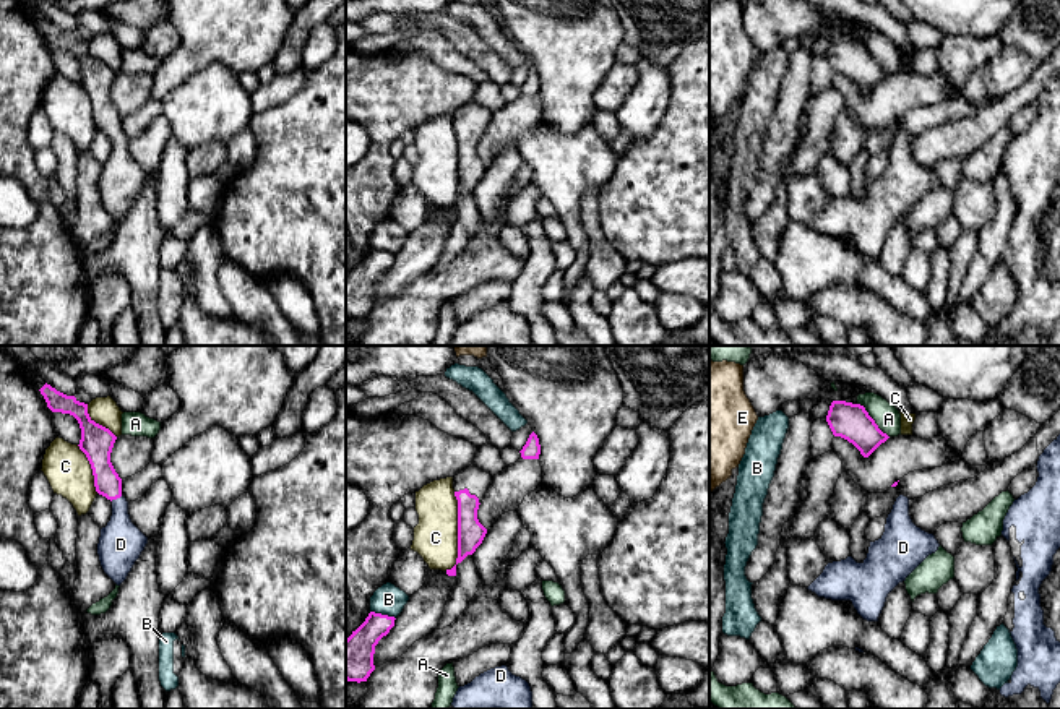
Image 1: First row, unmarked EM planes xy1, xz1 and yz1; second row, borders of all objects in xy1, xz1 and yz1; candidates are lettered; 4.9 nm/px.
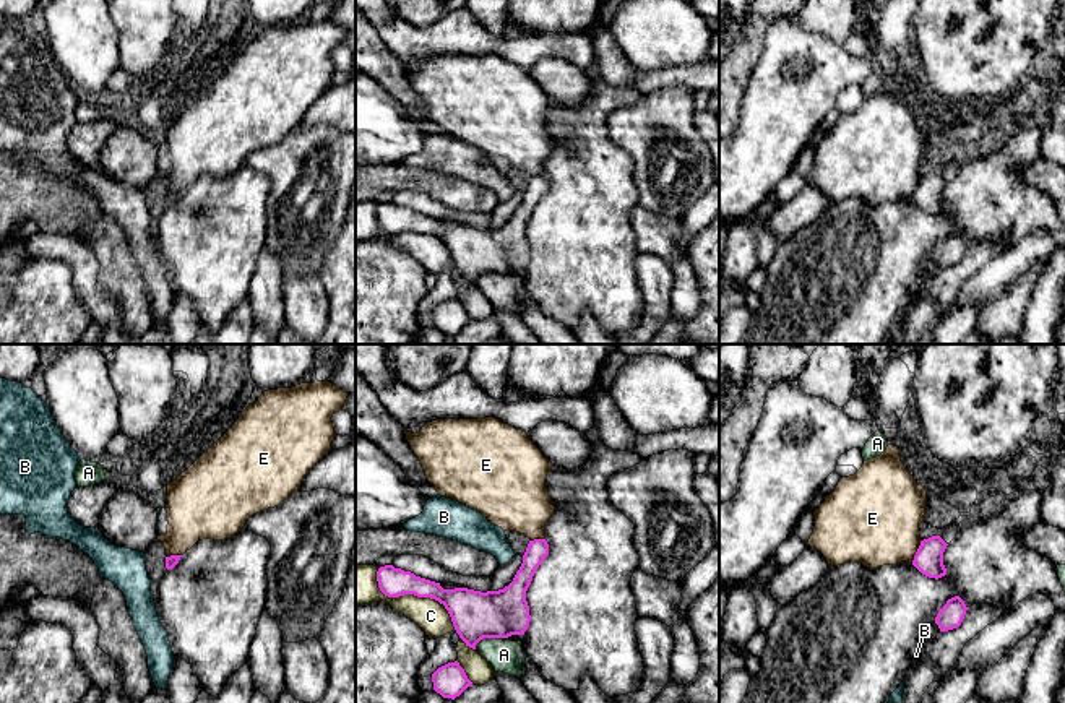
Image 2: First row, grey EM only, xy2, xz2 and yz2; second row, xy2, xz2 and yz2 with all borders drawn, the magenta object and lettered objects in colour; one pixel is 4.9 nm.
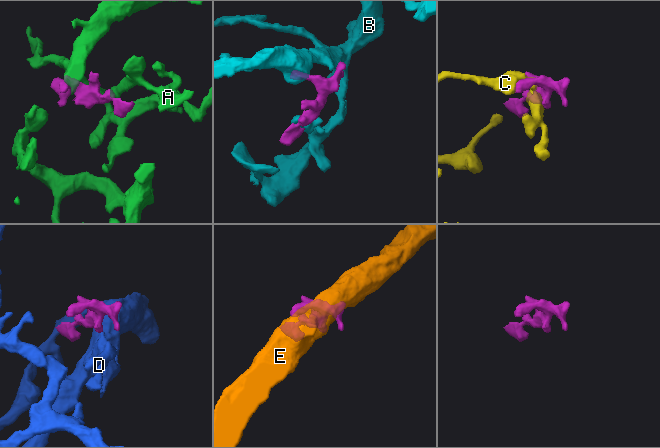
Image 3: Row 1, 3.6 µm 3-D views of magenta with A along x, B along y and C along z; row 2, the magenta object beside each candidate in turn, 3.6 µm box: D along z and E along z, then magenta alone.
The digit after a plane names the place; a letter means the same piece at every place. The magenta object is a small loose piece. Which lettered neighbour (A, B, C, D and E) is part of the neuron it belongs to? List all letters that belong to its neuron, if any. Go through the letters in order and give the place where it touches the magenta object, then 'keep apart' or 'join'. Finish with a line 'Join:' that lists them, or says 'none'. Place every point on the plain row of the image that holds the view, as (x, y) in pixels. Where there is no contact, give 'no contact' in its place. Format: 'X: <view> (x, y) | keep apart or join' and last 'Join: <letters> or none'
A: yz1 (872, 55) | keep apart
B: xz1 (383, 252) | keep apart
C: xz2 (413, 229) | keep apart
D: xy1 (116, 135) | join
E: yz2 (918, 187) | keep apart
Join: D

